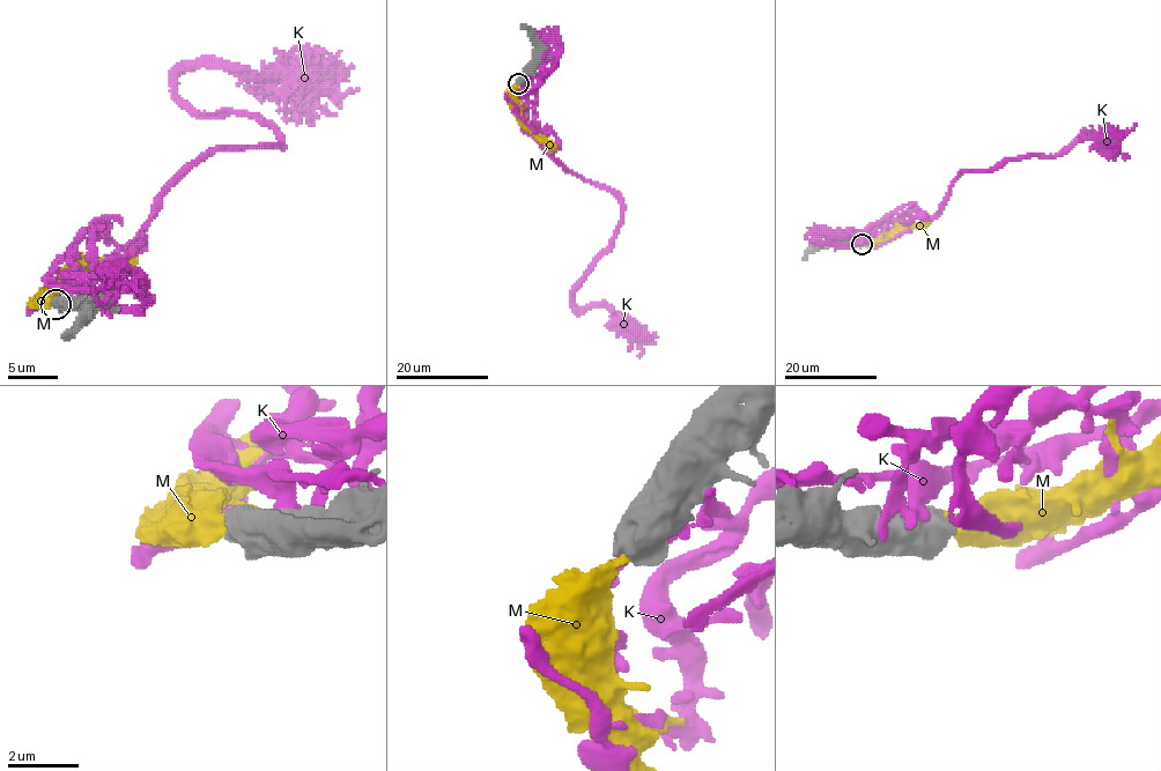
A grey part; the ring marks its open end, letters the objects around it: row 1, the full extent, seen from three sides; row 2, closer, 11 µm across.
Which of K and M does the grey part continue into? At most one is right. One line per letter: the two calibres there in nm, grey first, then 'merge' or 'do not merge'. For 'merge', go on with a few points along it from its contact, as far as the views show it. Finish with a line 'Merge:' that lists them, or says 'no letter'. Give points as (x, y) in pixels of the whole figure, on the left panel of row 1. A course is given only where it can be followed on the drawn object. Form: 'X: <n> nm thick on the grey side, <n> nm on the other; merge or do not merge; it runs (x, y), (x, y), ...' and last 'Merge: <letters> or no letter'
K: 850 nm thick on the grey side, 400 nm on the other; do not merge
M: 850 nm thick on the grey side, 400 nm on the other; merge; it runs (57, 303), (52, 295), (89, 265), (128, 265), (137, 258)
Merge: M

